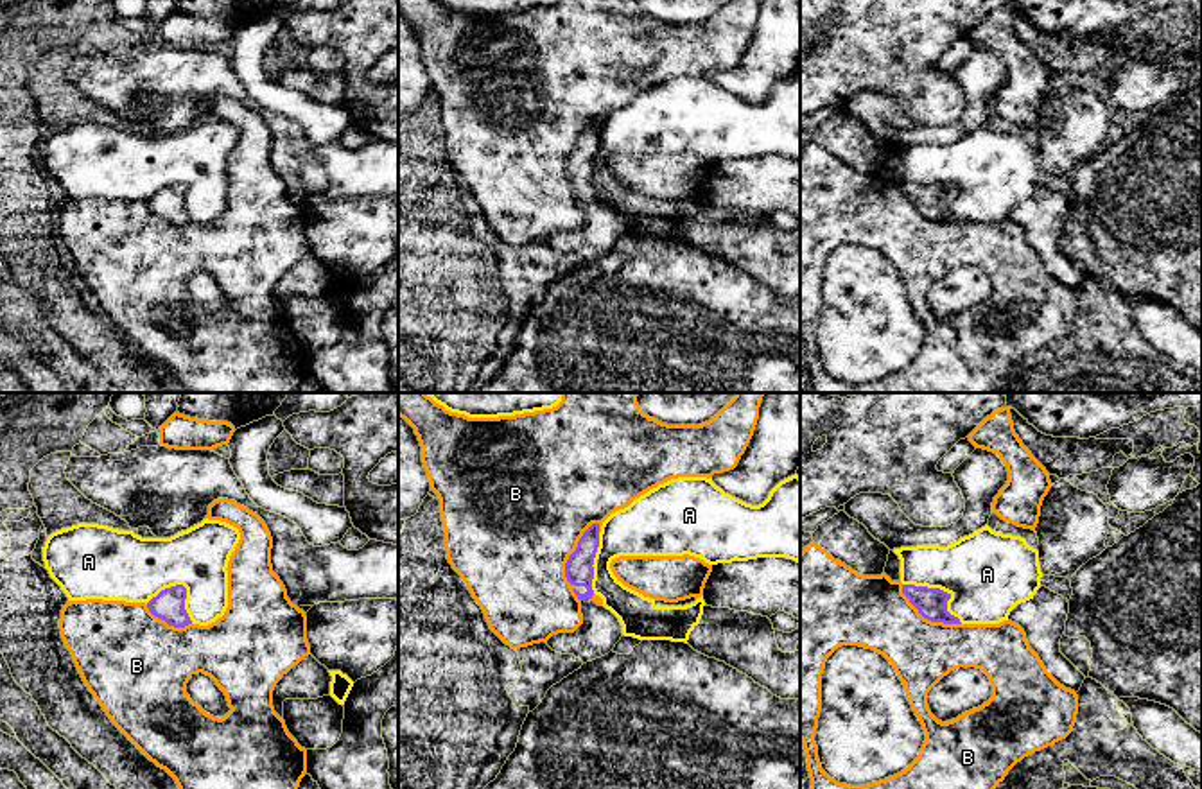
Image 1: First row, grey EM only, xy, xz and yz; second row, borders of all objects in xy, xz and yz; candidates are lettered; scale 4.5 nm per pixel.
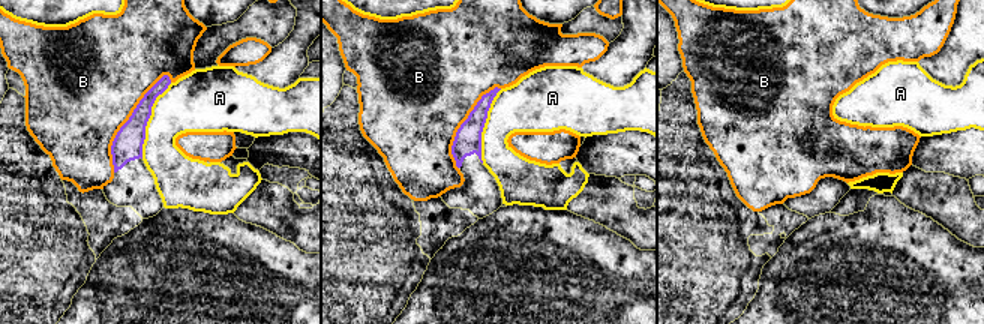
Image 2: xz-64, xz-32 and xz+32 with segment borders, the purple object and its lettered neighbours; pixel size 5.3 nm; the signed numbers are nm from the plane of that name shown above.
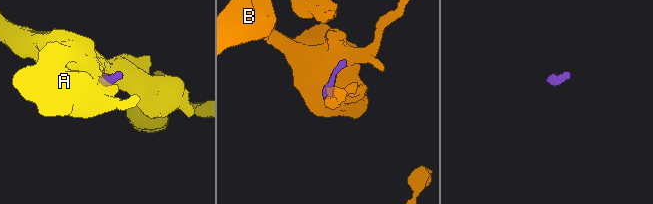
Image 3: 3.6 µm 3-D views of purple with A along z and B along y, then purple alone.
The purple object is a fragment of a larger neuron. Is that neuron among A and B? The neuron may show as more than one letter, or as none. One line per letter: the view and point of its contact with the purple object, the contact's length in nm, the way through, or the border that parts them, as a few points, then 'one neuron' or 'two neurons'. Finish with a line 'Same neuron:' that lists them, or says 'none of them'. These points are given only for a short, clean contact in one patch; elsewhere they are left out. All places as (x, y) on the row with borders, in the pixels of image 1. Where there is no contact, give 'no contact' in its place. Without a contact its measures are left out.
A: contact yz (939, 589); length 320 nm; two neurons
B: contact xz (574, 551); length 300 nm; two neurons
Same neuron: none of them

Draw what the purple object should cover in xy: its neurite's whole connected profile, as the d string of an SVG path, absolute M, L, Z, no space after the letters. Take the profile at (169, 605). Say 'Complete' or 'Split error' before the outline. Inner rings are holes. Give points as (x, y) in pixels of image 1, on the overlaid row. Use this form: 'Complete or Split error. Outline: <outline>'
Complete. Outline: M176 585L161 590L156 597L147 603L149 611L165 620L169 626L185 628L192 624L185 610L187 588Z

